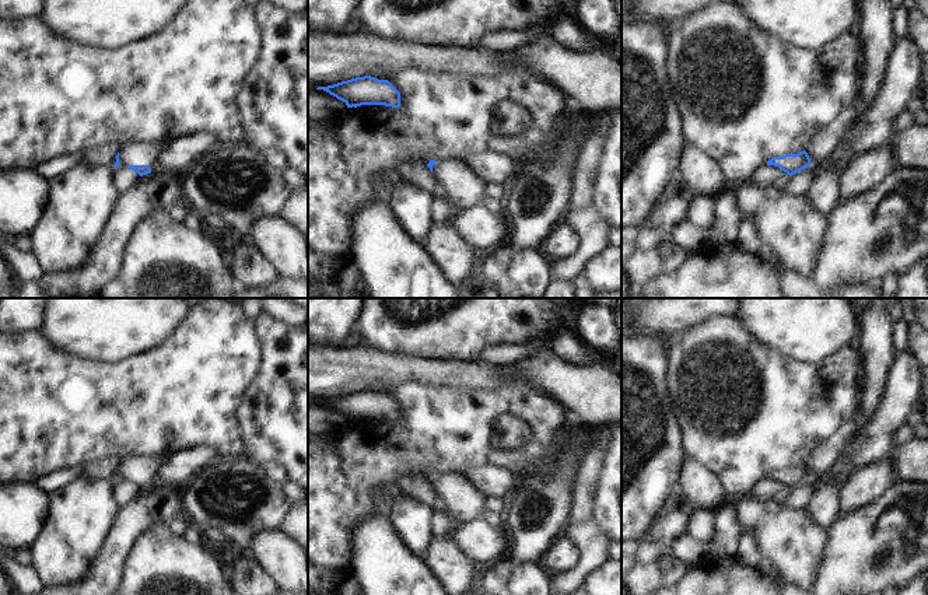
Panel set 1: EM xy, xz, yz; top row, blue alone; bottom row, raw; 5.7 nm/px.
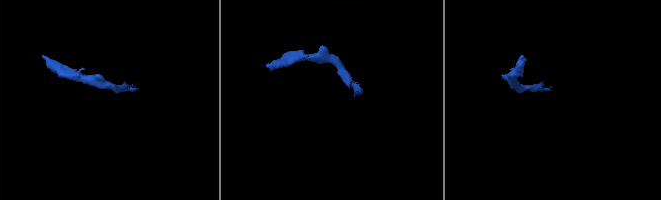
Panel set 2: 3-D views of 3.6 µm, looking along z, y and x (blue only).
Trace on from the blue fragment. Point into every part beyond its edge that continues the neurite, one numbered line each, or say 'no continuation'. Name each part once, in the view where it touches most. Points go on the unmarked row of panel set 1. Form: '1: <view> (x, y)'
1: xy (133, 466)

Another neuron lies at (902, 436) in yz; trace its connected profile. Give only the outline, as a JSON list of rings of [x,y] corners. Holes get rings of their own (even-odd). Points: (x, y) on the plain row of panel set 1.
[[[907,424],[899,427],[890,438],[890,455],[897,454],[901,447],[904,447],[913,438],[913,428]]]

